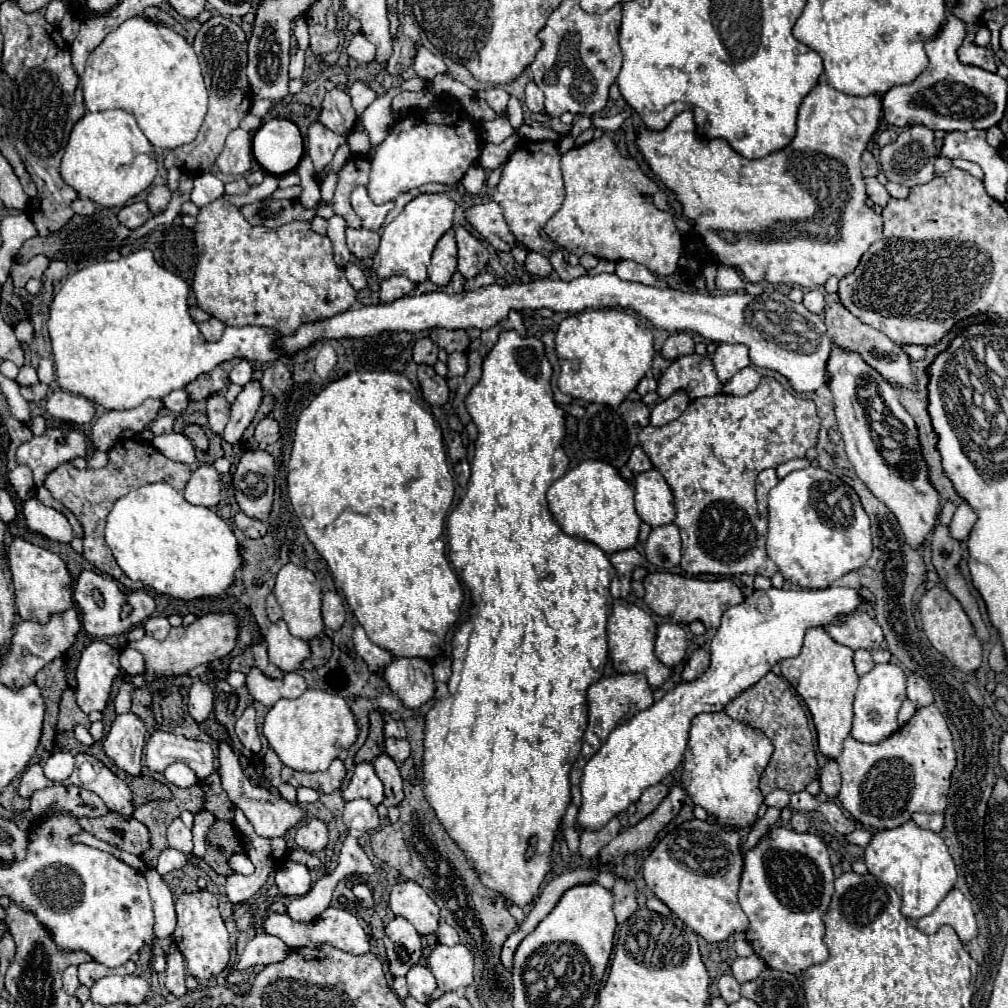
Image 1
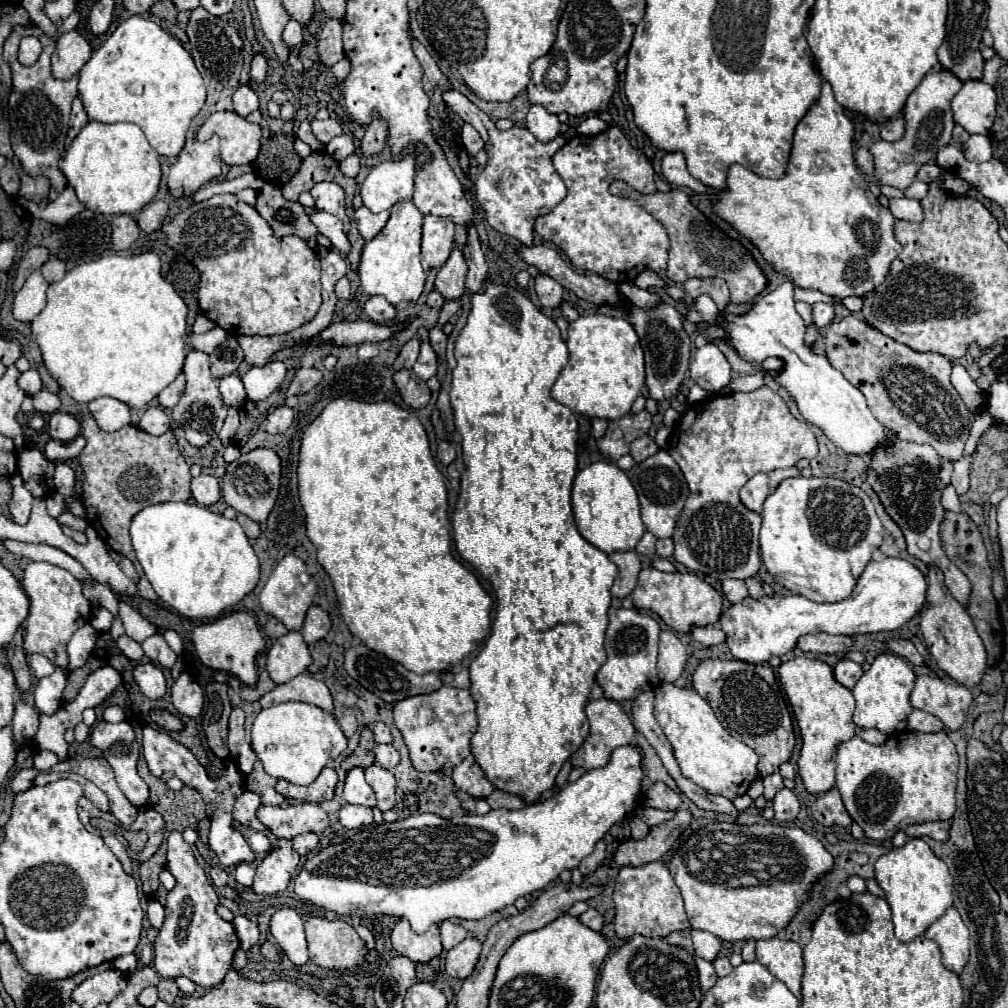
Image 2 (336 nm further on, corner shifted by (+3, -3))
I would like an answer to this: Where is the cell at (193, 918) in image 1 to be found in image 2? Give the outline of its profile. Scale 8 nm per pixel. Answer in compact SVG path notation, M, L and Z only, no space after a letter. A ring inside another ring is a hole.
M172 831L168 837L168 865L166 865L166 869L176 877L178 885L166 897L166 919L164 919L164 925L162 925L162 929L156 937L156 943L154 943L154 969L164 979L184 975L200 987L216 987L218 983L222 983L224 975L232 967L232 957L234 957L236 949L240 947L238 937L234 933L234 927L232 927L232 923L224 921L216 913L216 905L220 903L216 889L210 883L210 879L206 877L204 869L196 863L192 847L182 839L182 833L178 833L178 831Z

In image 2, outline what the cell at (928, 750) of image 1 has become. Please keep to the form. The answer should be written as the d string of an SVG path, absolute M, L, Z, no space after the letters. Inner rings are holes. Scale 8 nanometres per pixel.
M902 731L892 733L884 745L870 745L858 735L844 741L836 753L836 787L842 795L844 807L850 817L864 829L870 839L892 839L896 831L906 829L912 823L948 821L956 811L956 773L958 753L946 731L940 733L916 733Z

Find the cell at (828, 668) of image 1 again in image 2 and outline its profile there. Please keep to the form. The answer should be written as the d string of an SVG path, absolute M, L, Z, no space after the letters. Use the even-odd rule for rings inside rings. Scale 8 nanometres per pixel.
M794 657L778 667L780 683L790 699L796 723L802 735L802 753L798 759L800 777L808 793L824 793L834 787L834 753L840 743L856 735L856 725L852 723L854 695L850 689L840 685L834 677L834 669L822 659Z

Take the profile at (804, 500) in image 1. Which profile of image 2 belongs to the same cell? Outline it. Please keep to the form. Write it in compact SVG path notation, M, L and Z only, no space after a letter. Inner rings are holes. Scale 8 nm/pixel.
M784 479L764 501L760 557L776 583L816 603L846 599L884 535L870 497L840 479Z

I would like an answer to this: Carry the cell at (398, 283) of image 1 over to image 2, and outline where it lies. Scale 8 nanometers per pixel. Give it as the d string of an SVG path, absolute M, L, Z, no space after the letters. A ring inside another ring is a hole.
M372 295L368 297L368 301L364 303L364 311L366 315L376 321L376 323L384 323L396 317L396 307L392 303L388 303L384 297L380 295Z

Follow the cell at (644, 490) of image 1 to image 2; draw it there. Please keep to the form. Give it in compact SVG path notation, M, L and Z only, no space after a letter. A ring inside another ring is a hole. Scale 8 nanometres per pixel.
M660 449L656 455L648 457L642 463L636 463L630 471L628 477L638 493L640 499L640 513L646 529L656 537L656 539L666 539L672 537L676 519L684 507L684 501L688 497L688 485L684 481L684 475L678 467L678 463L664 451Z

